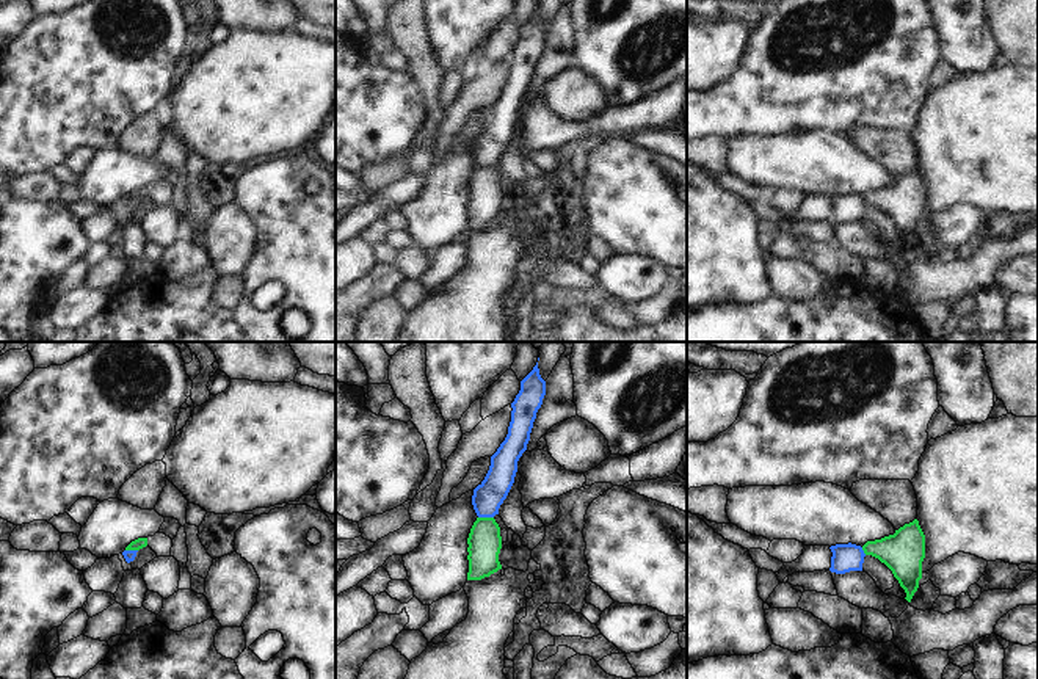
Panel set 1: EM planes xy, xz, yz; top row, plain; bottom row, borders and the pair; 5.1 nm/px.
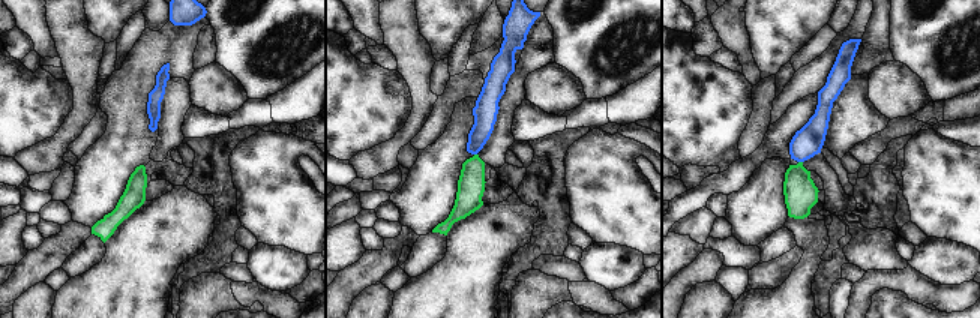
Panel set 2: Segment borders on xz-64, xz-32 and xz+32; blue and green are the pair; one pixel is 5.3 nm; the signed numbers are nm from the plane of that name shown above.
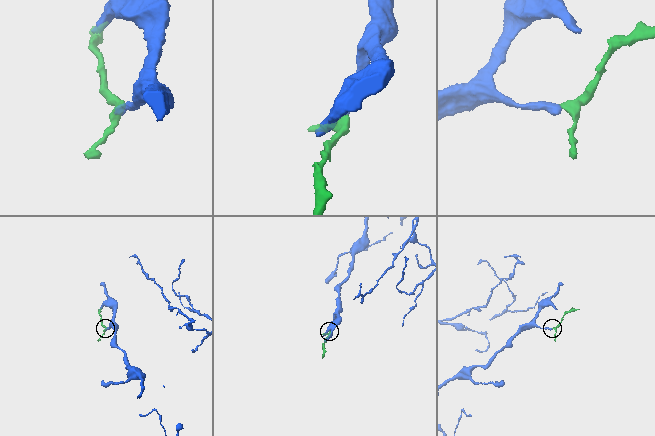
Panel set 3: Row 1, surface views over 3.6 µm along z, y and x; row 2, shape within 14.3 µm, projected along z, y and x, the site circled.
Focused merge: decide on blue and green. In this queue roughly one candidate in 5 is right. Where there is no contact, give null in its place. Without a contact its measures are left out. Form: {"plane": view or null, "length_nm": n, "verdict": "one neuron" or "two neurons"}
{"plane": "xz", "length_nm": 80, "verdict": "two neurons"}

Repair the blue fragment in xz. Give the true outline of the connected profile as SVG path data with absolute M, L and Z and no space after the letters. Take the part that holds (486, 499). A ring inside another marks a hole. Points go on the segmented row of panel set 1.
M538 362L521 381L521 390L511 403L508 434L491 456L485 480L474 489L472 505L478 517L494 517L506 499L517 472L517 461L527 450L536 412L546 395L546 381L539 375Z

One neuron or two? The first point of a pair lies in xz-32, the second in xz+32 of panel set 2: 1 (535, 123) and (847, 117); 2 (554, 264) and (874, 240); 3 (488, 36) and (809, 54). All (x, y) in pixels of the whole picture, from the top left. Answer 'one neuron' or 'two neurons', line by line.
1: one neuron
2: one neuron
3: one neuron

